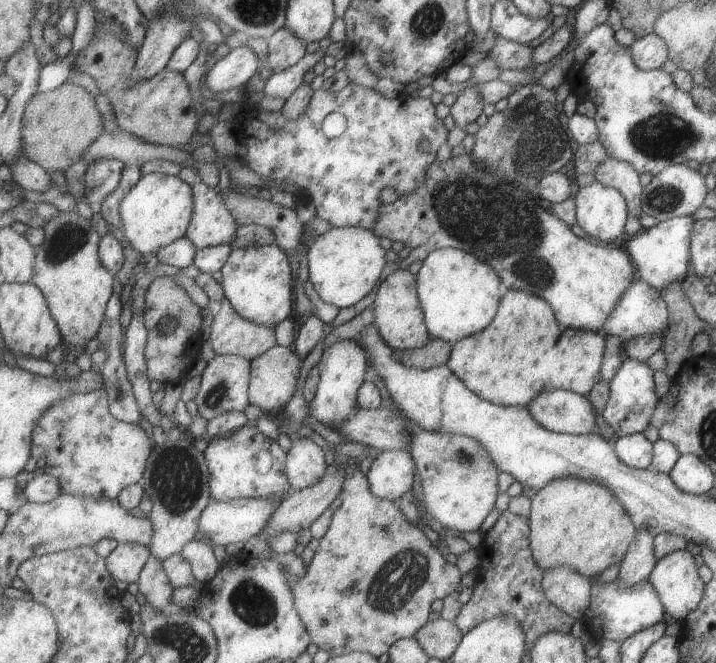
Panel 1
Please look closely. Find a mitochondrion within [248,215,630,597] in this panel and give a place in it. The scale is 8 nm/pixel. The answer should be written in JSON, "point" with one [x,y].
{"point":[463,457]}

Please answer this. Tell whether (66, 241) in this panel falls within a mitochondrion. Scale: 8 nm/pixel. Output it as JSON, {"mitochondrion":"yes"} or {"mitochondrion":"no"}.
{"mitochondrion":"yes"}

